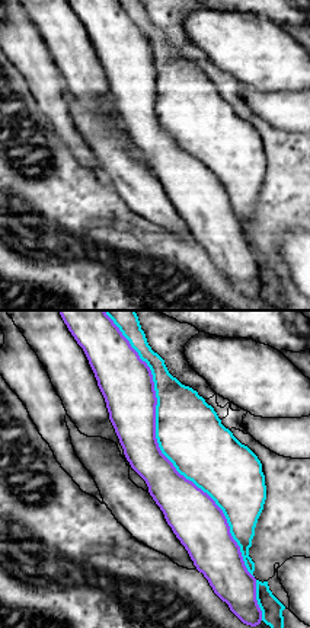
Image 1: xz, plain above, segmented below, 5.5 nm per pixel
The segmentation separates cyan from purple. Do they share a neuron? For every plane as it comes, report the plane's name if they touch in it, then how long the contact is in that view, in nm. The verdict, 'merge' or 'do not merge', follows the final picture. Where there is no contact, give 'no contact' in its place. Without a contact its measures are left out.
xz | 1700 nm

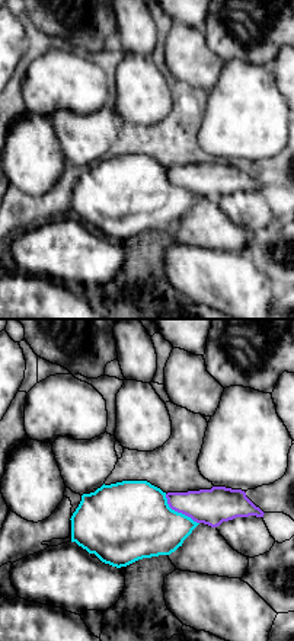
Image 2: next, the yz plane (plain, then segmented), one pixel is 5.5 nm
yz | 260 nm

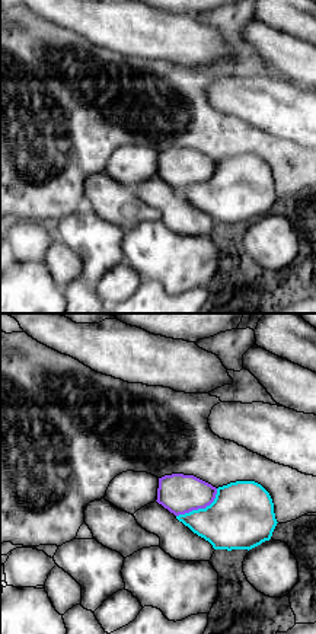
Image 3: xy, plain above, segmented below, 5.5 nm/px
xy | 280 nm

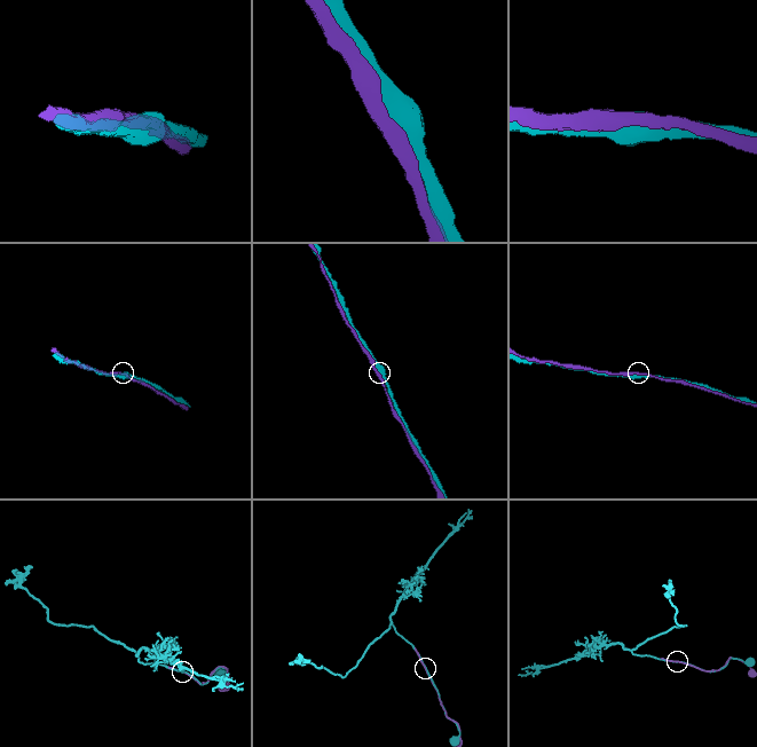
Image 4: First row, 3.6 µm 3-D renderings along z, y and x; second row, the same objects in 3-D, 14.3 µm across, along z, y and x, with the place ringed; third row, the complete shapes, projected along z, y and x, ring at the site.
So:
do not merge

